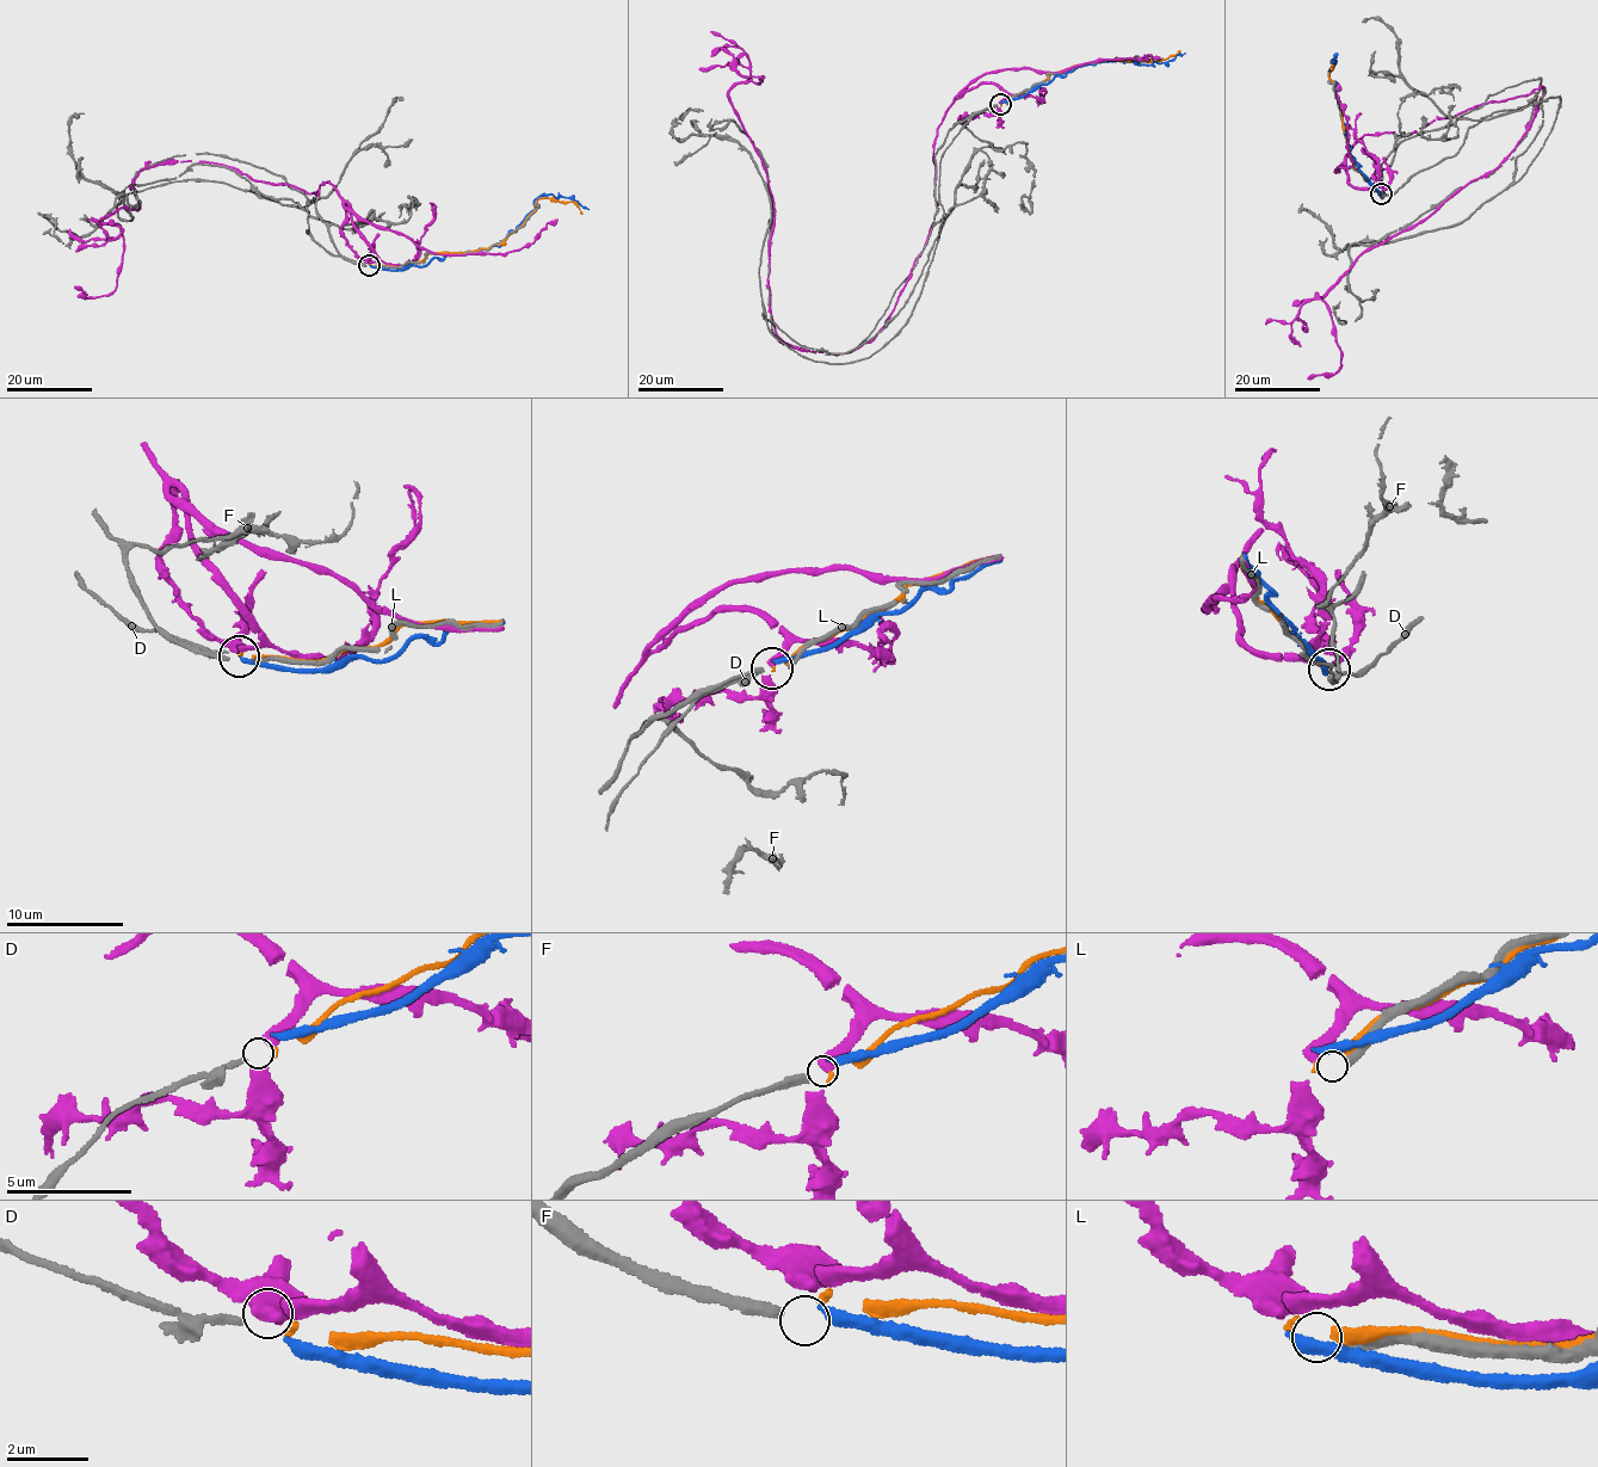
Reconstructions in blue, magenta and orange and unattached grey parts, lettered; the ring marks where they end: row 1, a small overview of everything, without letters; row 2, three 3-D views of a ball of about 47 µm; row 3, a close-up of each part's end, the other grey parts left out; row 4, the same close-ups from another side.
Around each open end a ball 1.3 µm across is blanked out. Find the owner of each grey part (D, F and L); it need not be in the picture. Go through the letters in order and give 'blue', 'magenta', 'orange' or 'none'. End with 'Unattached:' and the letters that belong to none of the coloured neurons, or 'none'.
D: orange
F: none
L: none
Unattached: F, L

